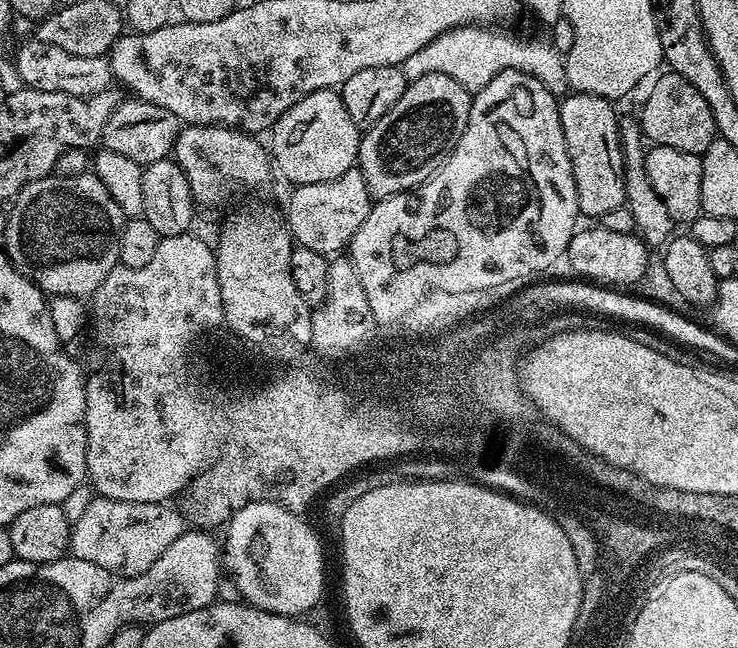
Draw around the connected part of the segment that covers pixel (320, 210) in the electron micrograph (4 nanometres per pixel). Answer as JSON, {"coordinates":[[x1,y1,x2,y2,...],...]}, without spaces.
{"coordinates":[[359,167,346,170,342,178,334,178,330,182,298,184,291,191,286,223,293,241,306,246,306,250,318,250,318,254,326,257,343,253,351,245,358,226,366,222,366,214,374,203]]}

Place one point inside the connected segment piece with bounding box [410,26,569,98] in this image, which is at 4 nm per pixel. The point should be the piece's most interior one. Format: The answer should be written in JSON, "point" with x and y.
{"point":[472,55]}

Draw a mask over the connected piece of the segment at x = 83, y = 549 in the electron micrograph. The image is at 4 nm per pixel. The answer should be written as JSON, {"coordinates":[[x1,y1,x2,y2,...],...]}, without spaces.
{"coordinates":[[97,495,72,525,72,543,70,552,77,560,94,562,102,570,110,570,119,576,137,576,162,554,166,554,172,543,178,542,186,530,186,521,175,507,167,503,154,502,118,502,105,496]]}

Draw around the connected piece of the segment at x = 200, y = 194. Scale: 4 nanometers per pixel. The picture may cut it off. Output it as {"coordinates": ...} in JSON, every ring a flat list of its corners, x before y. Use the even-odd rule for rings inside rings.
{"coordinates":[[189,124,181,127,174,159,182,166,186,182,190,182,192,199,197,205,224,204,243,188,260,188,274,176,274,161,269,149,259,144,255,135,239,128,223,128,220,124]]}

